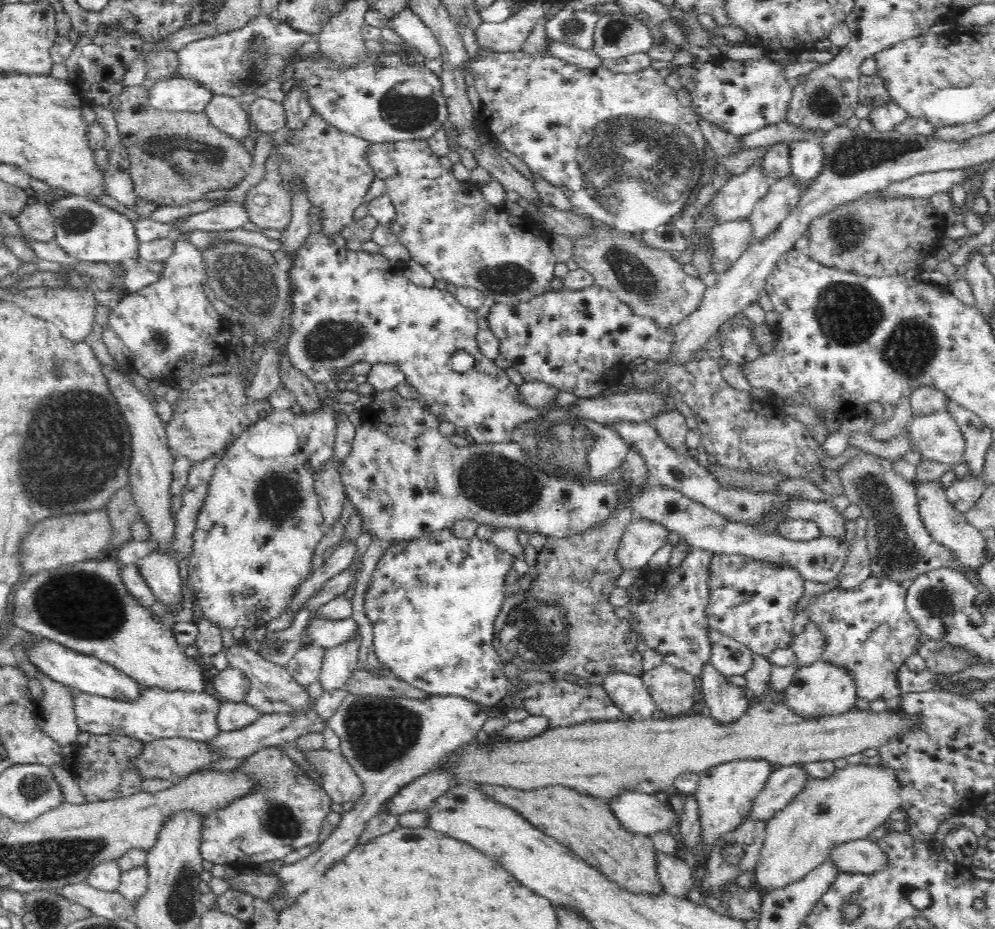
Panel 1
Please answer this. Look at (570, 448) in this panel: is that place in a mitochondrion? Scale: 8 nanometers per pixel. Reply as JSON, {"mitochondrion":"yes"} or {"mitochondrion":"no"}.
{"mitochondrion":"yes"}

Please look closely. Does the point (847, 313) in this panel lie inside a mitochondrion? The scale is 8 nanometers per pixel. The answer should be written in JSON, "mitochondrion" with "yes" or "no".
{"mitochondrion":"yes"}

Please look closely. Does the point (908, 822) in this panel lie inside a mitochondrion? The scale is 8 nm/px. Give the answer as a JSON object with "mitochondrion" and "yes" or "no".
{"mitochondrion":"no"}

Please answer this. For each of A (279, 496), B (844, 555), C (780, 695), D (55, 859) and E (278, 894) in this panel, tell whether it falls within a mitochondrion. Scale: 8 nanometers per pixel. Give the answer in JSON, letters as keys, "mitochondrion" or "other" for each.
{"A":"mitochondrion","B":"other","C":"other","D":"mitochondrion","E":"other"}

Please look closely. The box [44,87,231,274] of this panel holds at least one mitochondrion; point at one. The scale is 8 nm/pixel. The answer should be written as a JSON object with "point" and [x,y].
{"point":[177,153]}

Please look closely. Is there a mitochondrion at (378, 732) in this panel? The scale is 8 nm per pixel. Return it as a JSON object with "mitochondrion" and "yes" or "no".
{"mitochondrion":"yes"}

